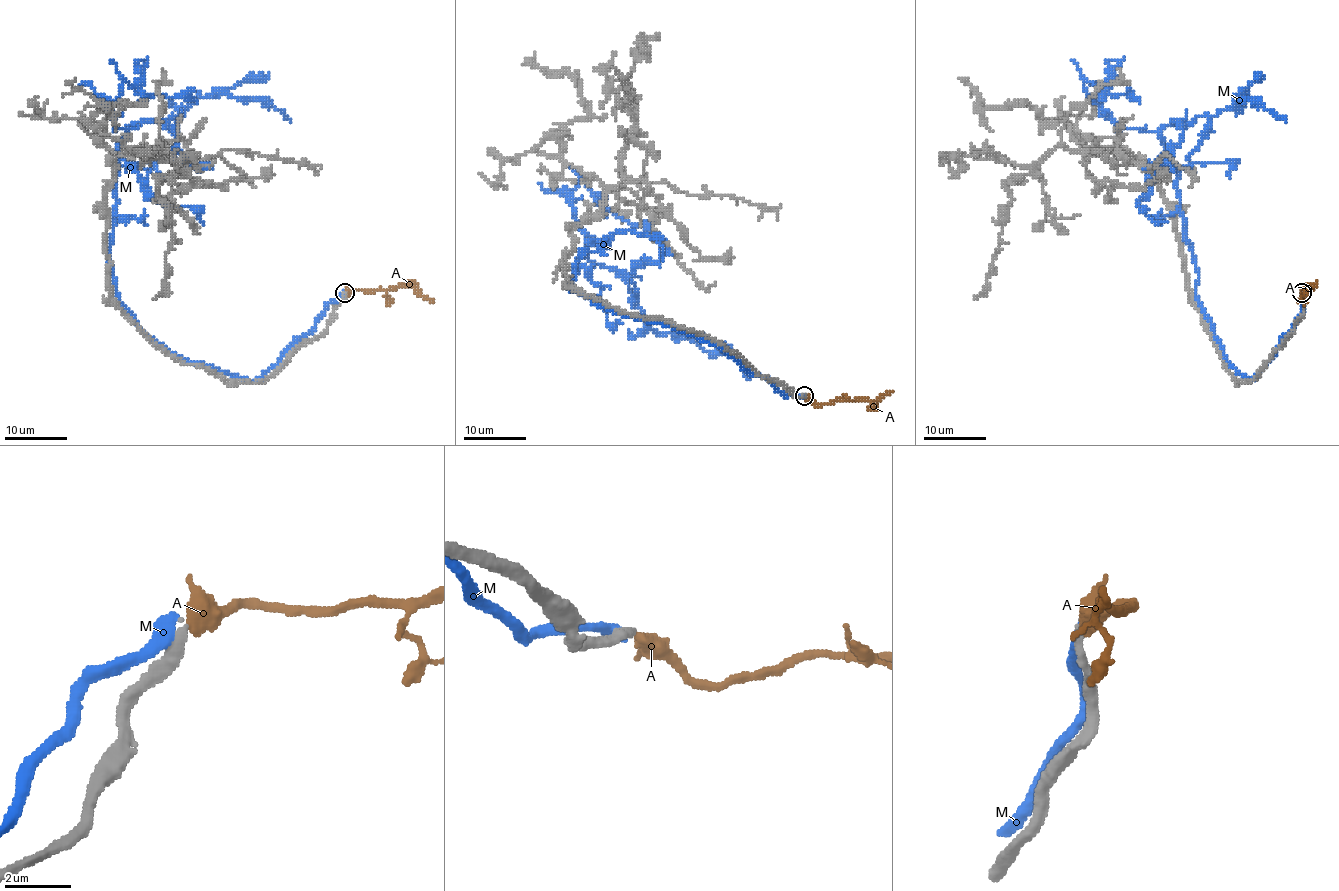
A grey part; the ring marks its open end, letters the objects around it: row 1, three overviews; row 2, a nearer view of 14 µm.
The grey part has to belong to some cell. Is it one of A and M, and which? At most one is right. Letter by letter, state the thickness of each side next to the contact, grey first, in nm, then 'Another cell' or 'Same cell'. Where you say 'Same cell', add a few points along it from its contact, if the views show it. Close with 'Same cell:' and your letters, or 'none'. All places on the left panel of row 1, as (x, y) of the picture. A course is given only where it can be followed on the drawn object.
A: Thickness 320 nm (grey) against 550 nm. Another cell
M: Thickness 360 nm (grey) against 360 nm. Another cell
Same cell: none

